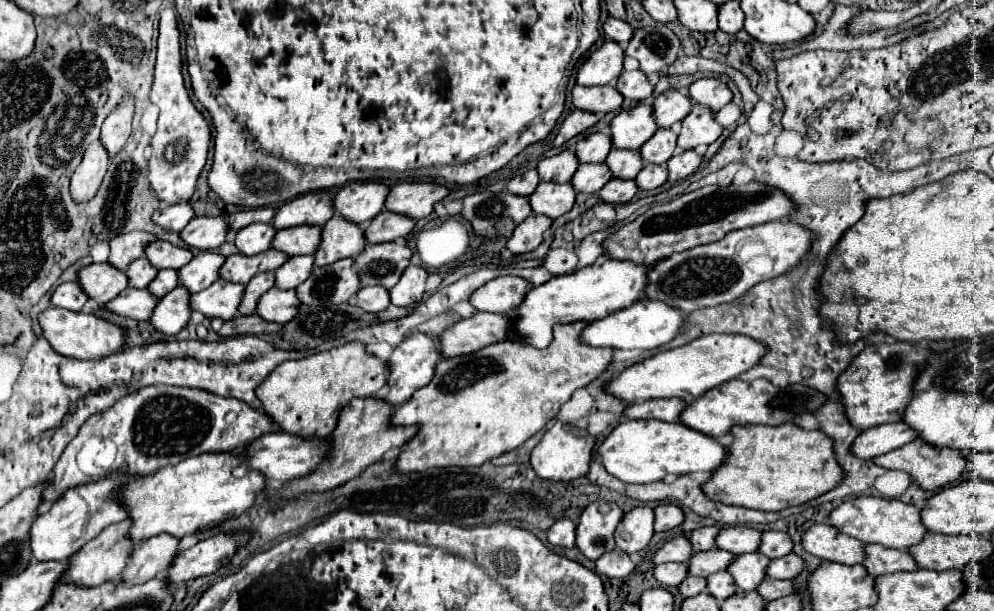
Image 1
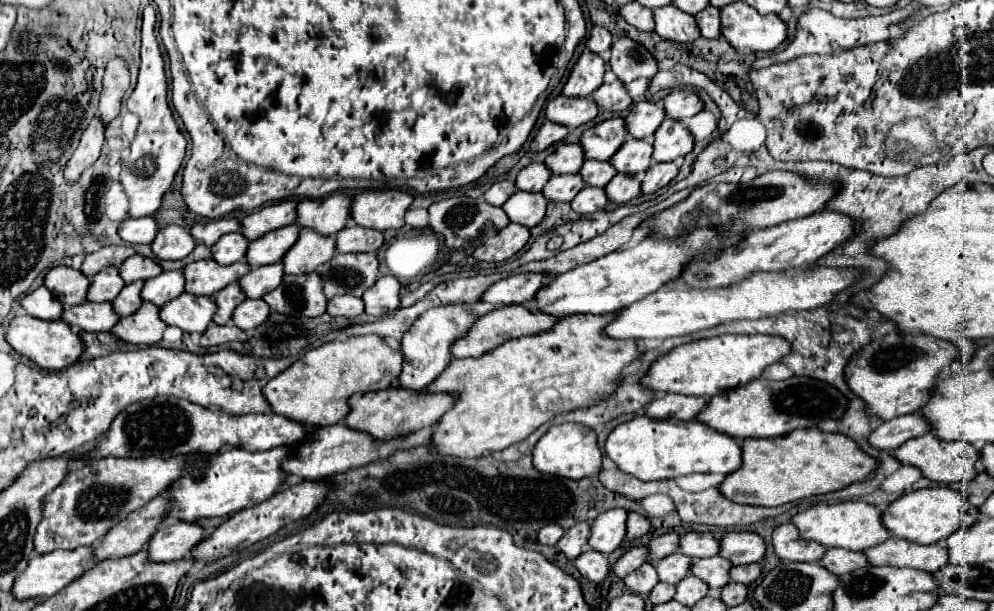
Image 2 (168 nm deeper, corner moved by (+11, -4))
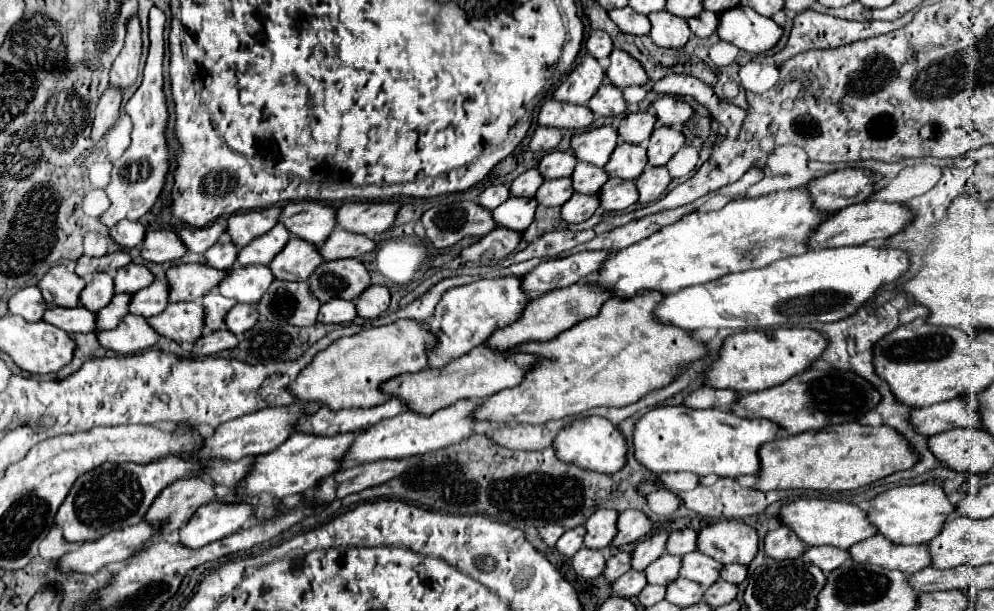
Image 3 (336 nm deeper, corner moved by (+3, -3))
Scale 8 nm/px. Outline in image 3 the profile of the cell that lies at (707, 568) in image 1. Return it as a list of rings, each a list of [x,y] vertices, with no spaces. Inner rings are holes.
[[[666,554],[666,556],[660,556],[654,564],[650,564],[650,568],[646,568],[644,572],[646,572],[646,578],[650,584],[668,586],[672,580],[678,578],[680,566],[682,566],[682,558]]]

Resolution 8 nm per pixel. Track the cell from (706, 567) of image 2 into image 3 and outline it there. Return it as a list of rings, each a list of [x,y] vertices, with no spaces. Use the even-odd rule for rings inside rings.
[[[690,552],[682,558],[680,576],[698,582],[704,588],[710,588],[720,580],[720,568],[722,564],[712,560],[710,556],[704,556],[702,552]]]

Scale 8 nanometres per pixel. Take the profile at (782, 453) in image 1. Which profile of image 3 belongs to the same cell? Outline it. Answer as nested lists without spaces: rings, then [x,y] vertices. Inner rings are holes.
[[[856,422],[836,424],[822,432],[802,432],[802,436],[786,436],[760,446],[758,482],[752,486],[760,492],[770,490],[856,490],[894,472],[914,466],[914,450],[892,428],[872,428]]]

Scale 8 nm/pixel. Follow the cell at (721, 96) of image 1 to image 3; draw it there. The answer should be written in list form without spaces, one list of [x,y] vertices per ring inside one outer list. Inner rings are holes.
[[[664,96],[654,102],[654,112],[662,124],[682,126],[694,114],[694,108],[688,102],[684,102],[682,98]]]

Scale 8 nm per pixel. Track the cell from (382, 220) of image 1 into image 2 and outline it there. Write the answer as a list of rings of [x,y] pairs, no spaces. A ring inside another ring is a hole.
[[[350,225],[338,231],[336,235],[336,251],[338,253],[374,253],[382,247],[384,235],[374,229],[366,229],[360,225]]]

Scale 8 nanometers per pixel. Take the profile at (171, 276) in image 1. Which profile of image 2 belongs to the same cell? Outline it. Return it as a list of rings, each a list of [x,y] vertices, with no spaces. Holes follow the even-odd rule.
[[[136,281],[136,283],[126,285],[122,289],[122,293],[118,293],[118,297],[112,301],[114,311],[118,313],[118,317],[128,317],[142,305],[142,299],[140,299],[142,285],[144,285],[142,281]]]

